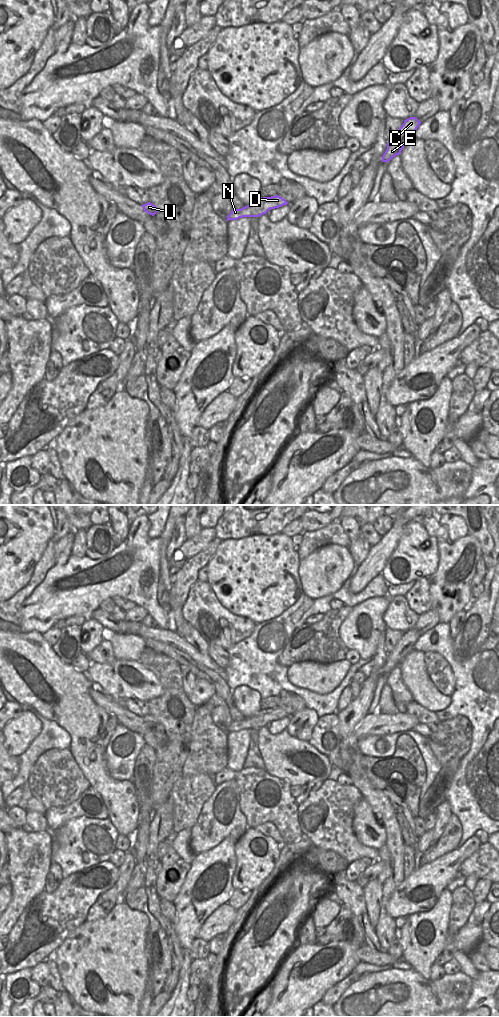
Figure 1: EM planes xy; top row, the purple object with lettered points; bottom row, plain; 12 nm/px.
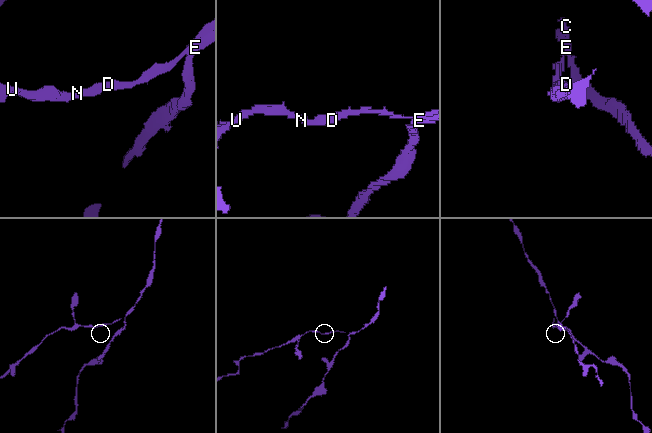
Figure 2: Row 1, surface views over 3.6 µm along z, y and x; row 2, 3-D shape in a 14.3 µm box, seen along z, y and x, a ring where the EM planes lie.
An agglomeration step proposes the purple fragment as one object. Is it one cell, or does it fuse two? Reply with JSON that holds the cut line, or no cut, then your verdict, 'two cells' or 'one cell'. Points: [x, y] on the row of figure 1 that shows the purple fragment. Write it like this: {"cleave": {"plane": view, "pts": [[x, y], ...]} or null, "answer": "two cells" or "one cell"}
{"cleave": {"plane": "xy", "pts": [[386, 150], [386, 154], [382, 157]]}, "answer": "two cells"}

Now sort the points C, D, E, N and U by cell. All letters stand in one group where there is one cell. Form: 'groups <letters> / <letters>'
groups C E / D N U

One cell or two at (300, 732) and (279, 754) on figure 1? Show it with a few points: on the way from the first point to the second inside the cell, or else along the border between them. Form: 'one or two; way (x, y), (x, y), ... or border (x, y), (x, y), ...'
two; border (286, 729), (291, 736), (307, 741)

